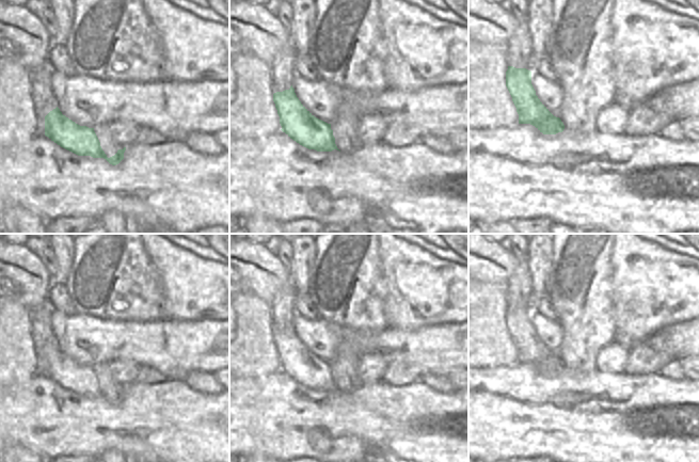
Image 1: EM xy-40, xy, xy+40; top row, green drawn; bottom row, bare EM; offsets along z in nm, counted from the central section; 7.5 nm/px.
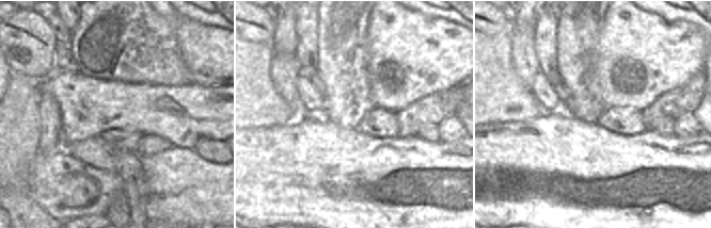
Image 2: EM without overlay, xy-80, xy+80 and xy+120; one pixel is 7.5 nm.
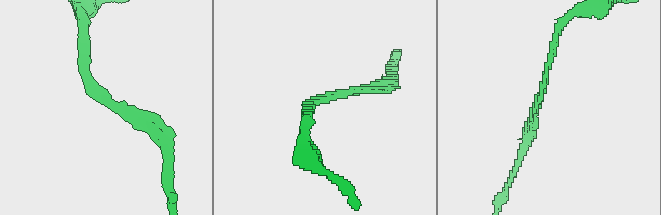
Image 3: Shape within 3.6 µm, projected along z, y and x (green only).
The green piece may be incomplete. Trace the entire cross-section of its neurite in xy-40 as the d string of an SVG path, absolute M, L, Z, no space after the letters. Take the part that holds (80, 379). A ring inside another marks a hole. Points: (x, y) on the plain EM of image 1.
M57 346L45 355L45 375L61 386L78 394L104 397L116 404L124 398L126 386L108 397L100 385L94 367L80 365L62 353Z

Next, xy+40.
M508 305L506 325L519 353L519 363L530 363L543 373L562 371L565 364L540 340L531 323L531 310Z

